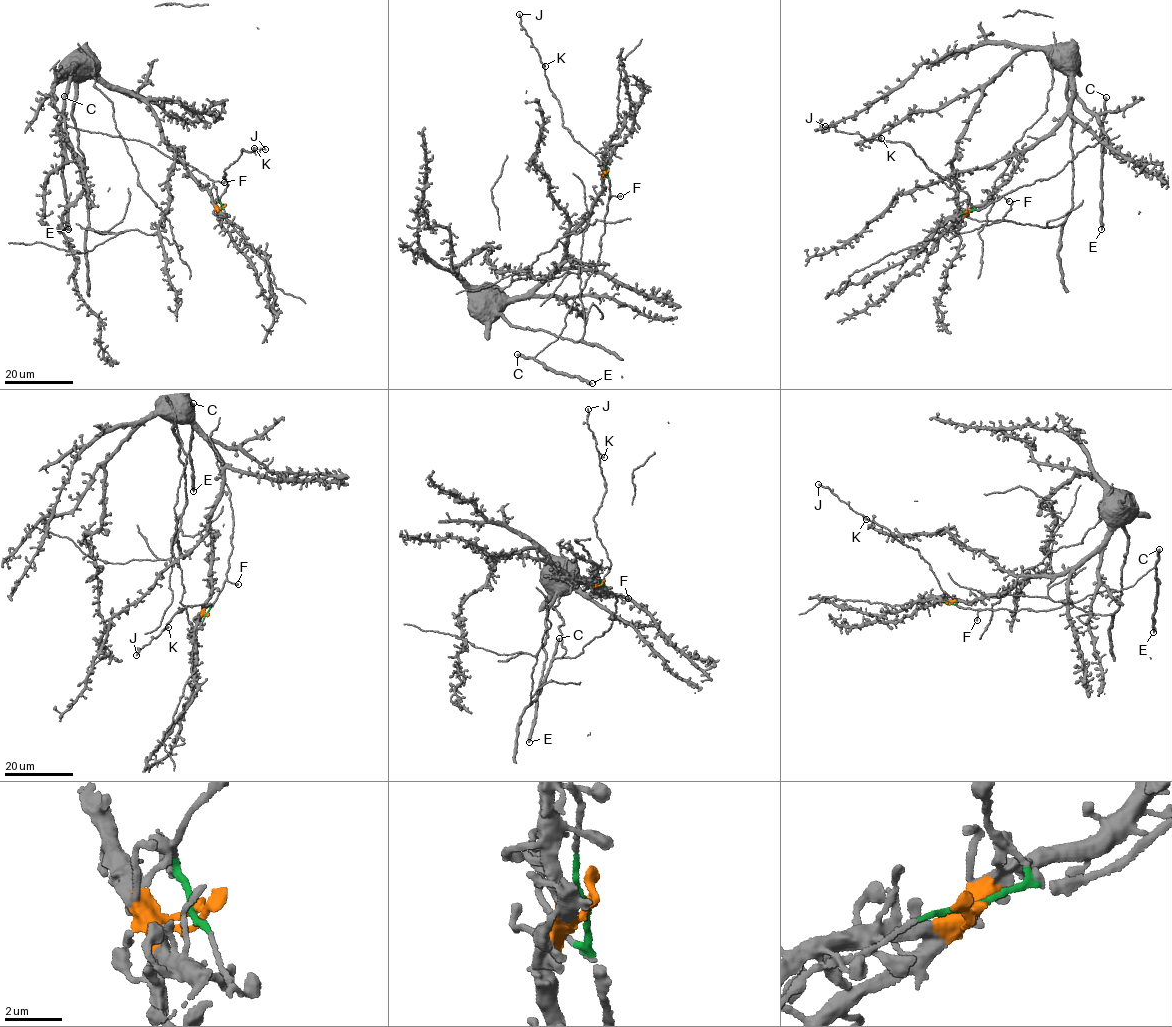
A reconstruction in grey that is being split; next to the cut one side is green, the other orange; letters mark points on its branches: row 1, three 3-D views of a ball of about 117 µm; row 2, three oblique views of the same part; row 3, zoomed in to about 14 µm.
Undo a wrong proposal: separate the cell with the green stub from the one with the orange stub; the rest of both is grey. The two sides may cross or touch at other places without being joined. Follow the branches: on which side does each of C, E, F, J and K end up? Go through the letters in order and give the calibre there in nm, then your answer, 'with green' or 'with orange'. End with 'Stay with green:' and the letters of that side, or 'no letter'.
C: 400 nm | with green
E: 320 nm | with green
F: 280 nm | with green
J: 190 nm | with green
K: 320 nm | with green
Stay with green: C, E, F, J, K

